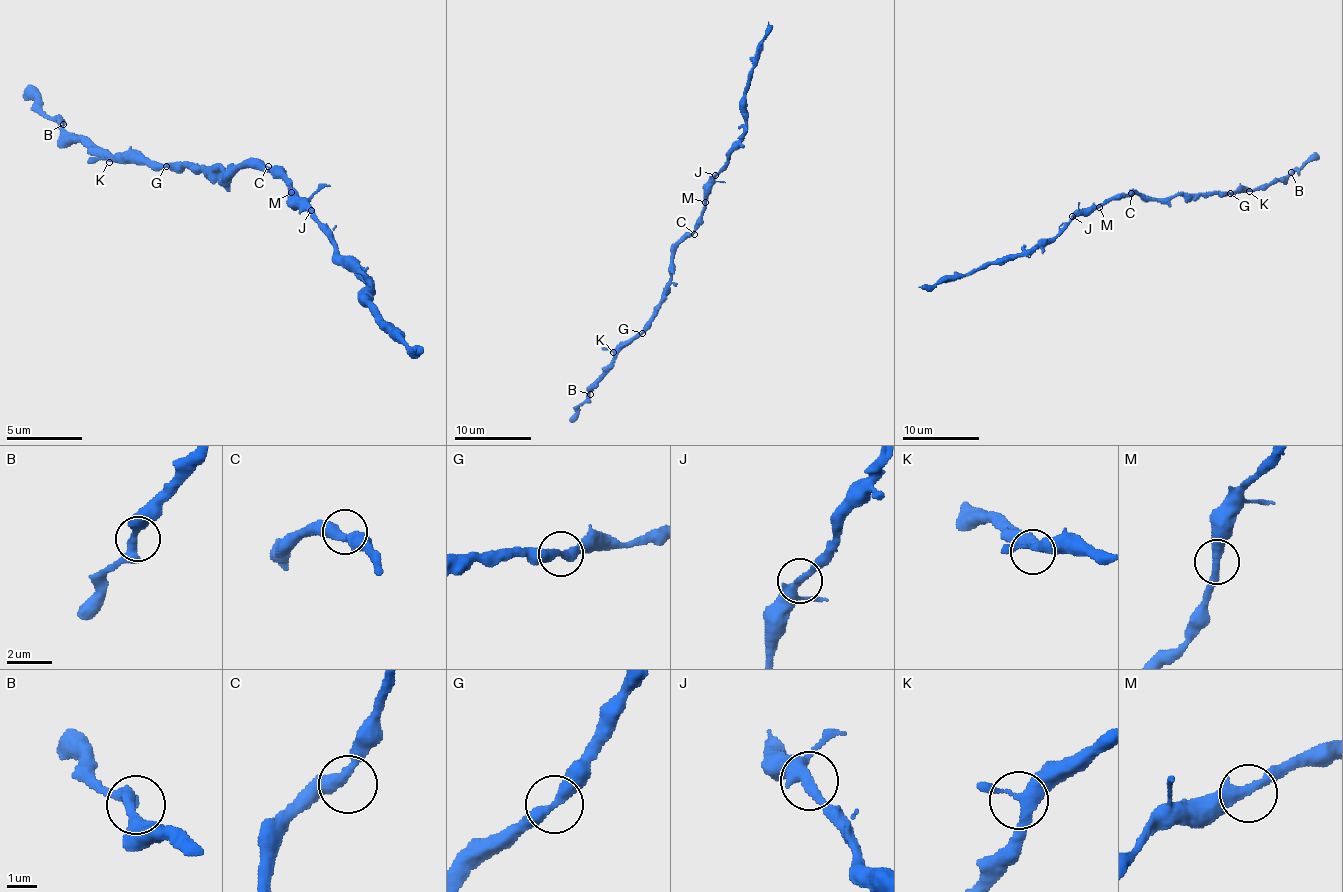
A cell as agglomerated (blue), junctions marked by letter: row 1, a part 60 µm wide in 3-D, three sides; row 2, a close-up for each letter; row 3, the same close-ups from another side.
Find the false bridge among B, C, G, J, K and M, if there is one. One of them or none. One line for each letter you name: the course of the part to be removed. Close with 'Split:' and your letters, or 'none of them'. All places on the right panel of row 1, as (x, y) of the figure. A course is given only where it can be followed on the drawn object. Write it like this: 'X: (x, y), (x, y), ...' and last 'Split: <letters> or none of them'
Split: none of them

